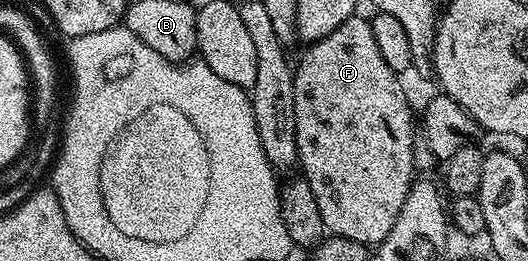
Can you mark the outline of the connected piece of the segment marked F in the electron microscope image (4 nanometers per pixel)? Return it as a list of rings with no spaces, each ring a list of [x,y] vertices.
[[[353,16],[346,21],[330,36],[322,40],[311,43],[308,50],[297,61],[294,66],[292,79],[294,80],[294,116],[296,117],[296,139],[298,140],[299,169],[304,169],[303,181],[310,184],[310,192],[314,192],[314,200],[318,200],[318,212],[322,212],[325,231],[329,235],[346,240],[354,240],[365,244],[379,244],[398,220],[402,212],[402,204],[406,204],[406,196],[410,192],[414,175],[417,173],[414,156],[415,146],[418,143],[416,137],[412,135],[412,106],[408,103],[408,94],[404,91],[404,86],[400,83],[401,75],[386,64],[382,58],[382,52],[378,52],[378,44],[374,42],[374,32],[371,21],[367,17]]]

